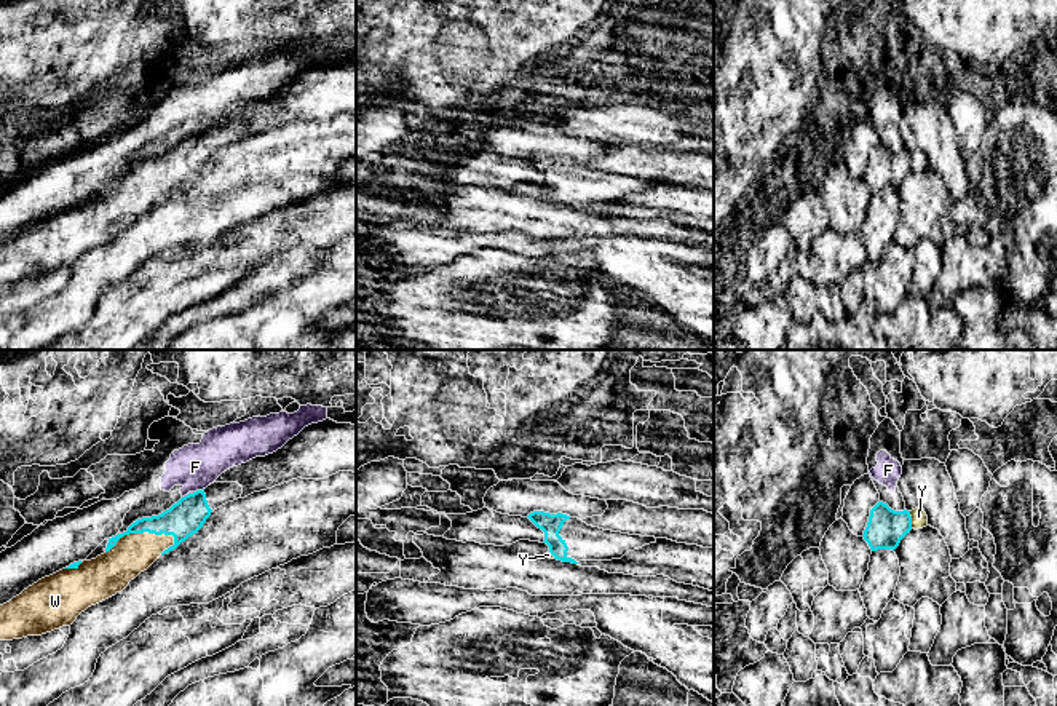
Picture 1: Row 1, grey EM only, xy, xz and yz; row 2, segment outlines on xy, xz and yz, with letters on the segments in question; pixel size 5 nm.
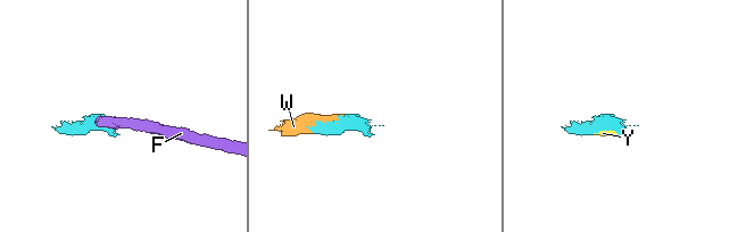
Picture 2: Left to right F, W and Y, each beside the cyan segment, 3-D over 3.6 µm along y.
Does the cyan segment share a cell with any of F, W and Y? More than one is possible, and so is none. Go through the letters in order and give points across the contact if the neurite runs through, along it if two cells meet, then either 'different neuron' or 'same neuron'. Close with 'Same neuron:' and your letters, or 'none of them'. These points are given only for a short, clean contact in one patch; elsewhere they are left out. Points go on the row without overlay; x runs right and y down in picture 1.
F: border xy (203, 130), (193, 134); different neuron
W: same neuron
Y: same neuron
Same neuron: W, Y

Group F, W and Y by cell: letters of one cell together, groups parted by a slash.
F / W Y

